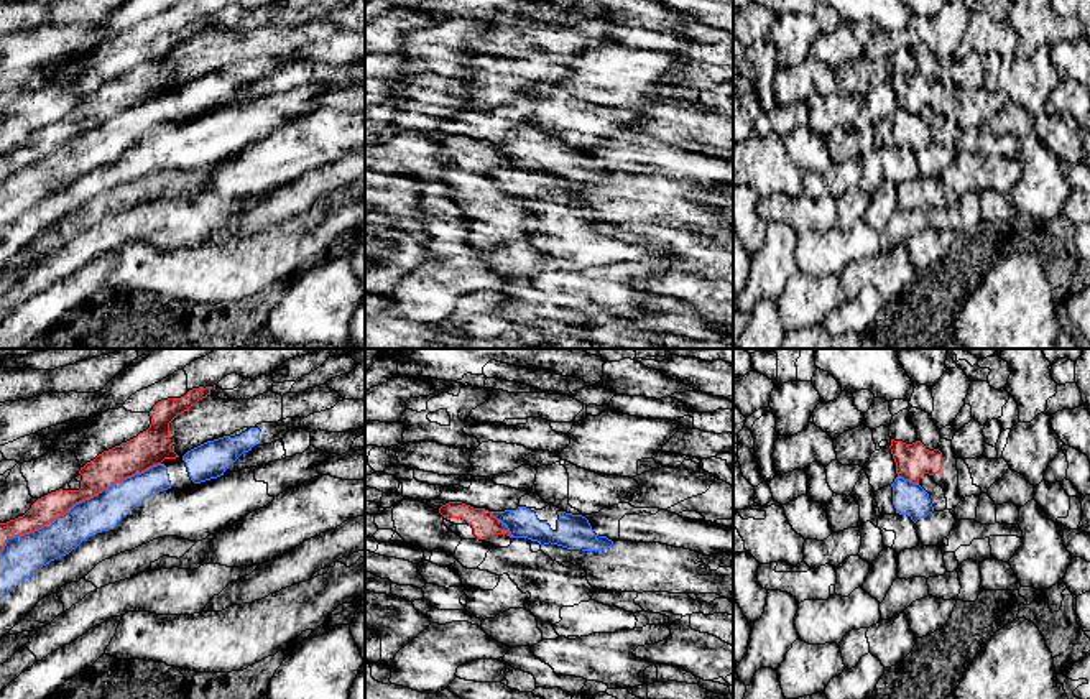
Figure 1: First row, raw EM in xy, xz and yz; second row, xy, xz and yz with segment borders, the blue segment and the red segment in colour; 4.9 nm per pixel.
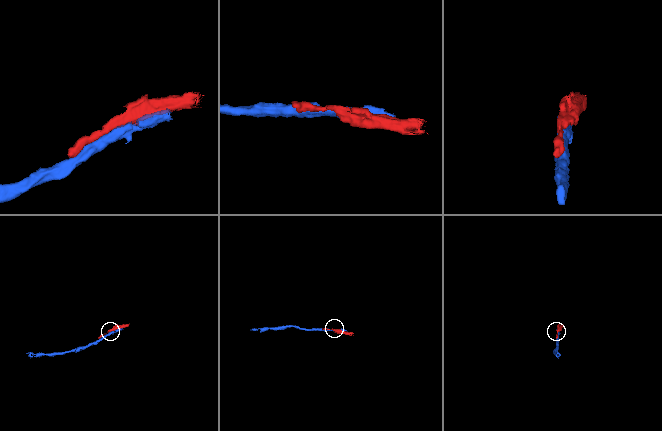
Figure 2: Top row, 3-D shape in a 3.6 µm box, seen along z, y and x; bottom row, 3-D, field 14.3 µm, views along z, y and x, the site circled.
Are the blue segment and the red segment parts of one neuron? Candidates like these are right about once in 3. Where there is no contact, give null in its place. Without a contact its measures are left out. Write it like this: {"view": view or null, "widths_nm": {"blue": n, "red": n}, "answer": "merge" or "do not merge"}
{"view": "xy", "widths_nm": {"blue": 180, "red": 160}, "answer": "do not merge"}

